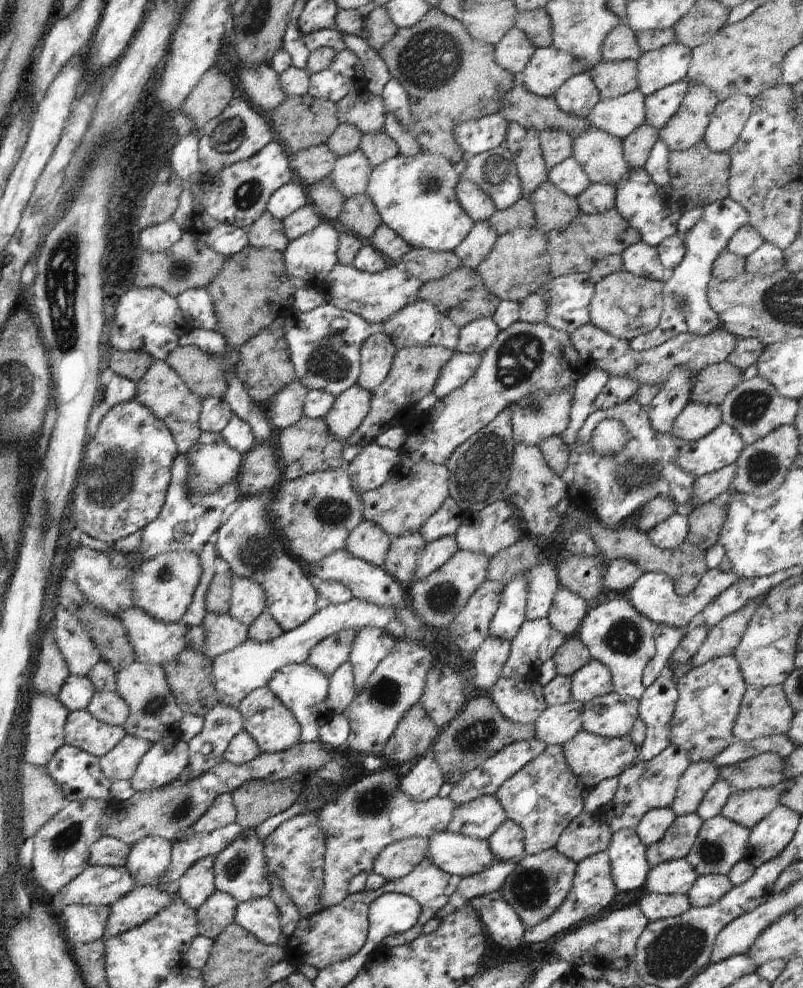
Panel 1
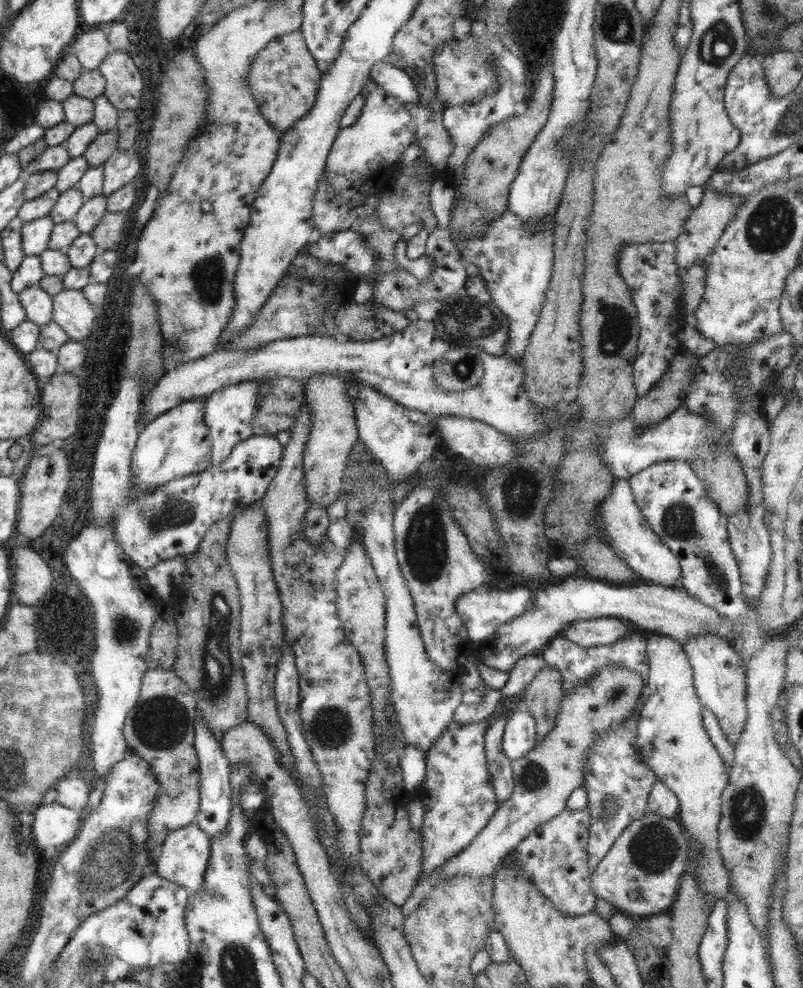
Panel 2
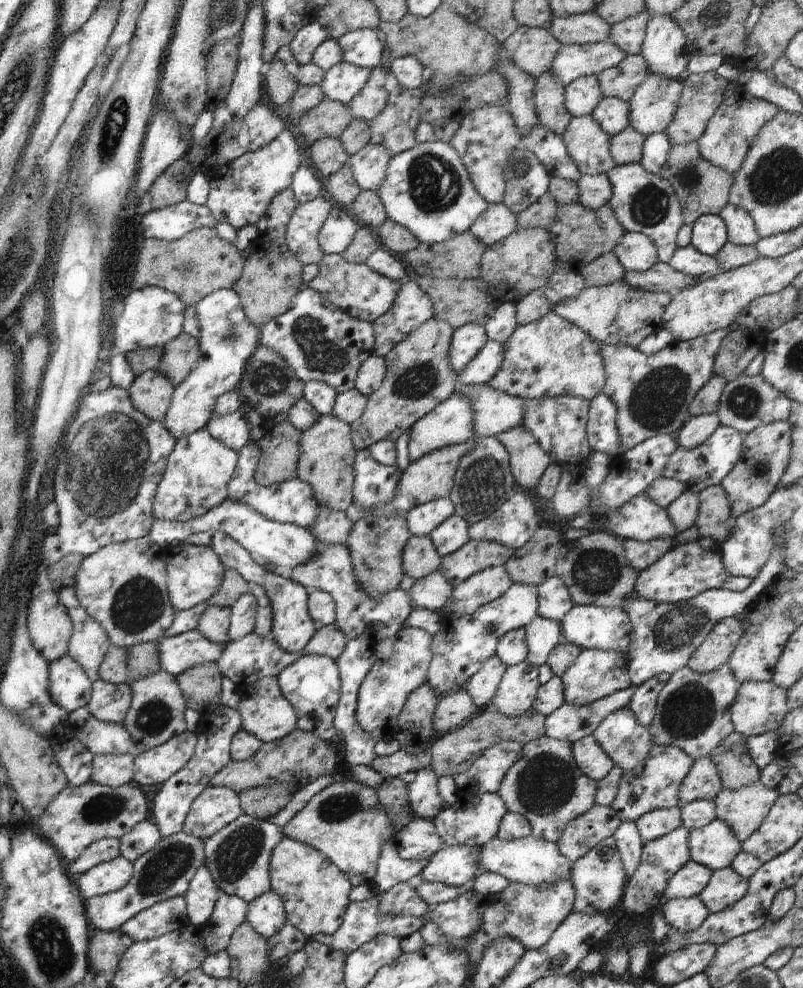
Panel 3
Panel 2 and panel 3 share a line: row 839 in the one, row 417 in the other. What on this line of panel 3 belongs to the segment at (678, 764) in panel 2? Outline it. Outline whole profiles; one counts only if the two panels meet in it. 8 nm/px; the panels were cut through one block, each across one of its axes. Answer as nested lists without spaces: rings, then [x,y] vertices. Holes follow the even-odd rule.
[[[716,413],[701,414],[700,416],[691,416],[684,426],[677,430],[675,436],[678,445],[685,449],[693,449],[705,440],[721,425]]]

